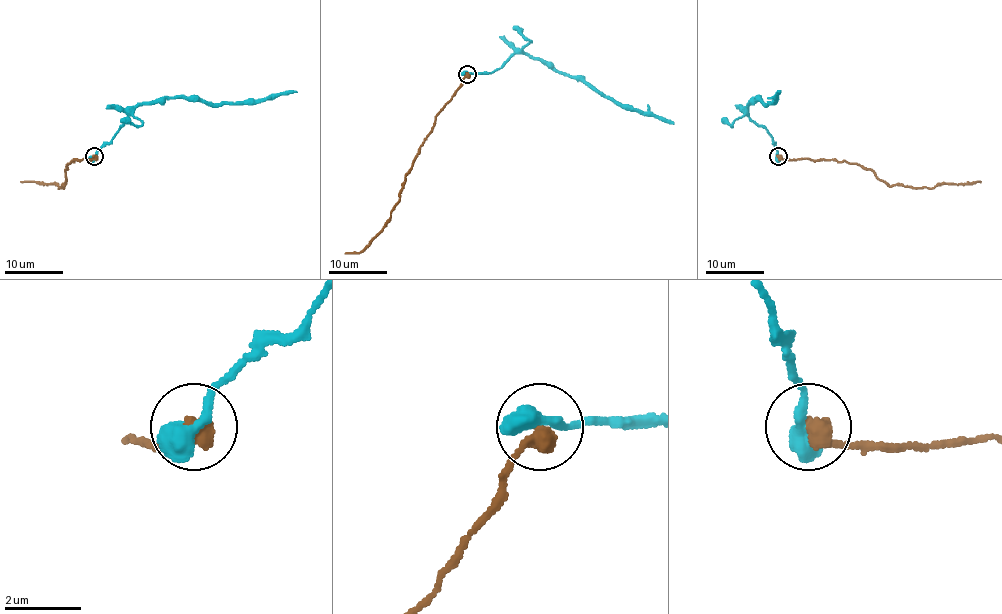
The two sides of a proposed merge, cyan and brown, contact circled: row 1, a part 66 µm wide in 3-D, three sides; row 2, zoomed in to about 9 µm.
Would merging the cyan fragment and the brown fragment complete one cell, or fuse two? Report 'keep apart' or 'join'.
keep apart

